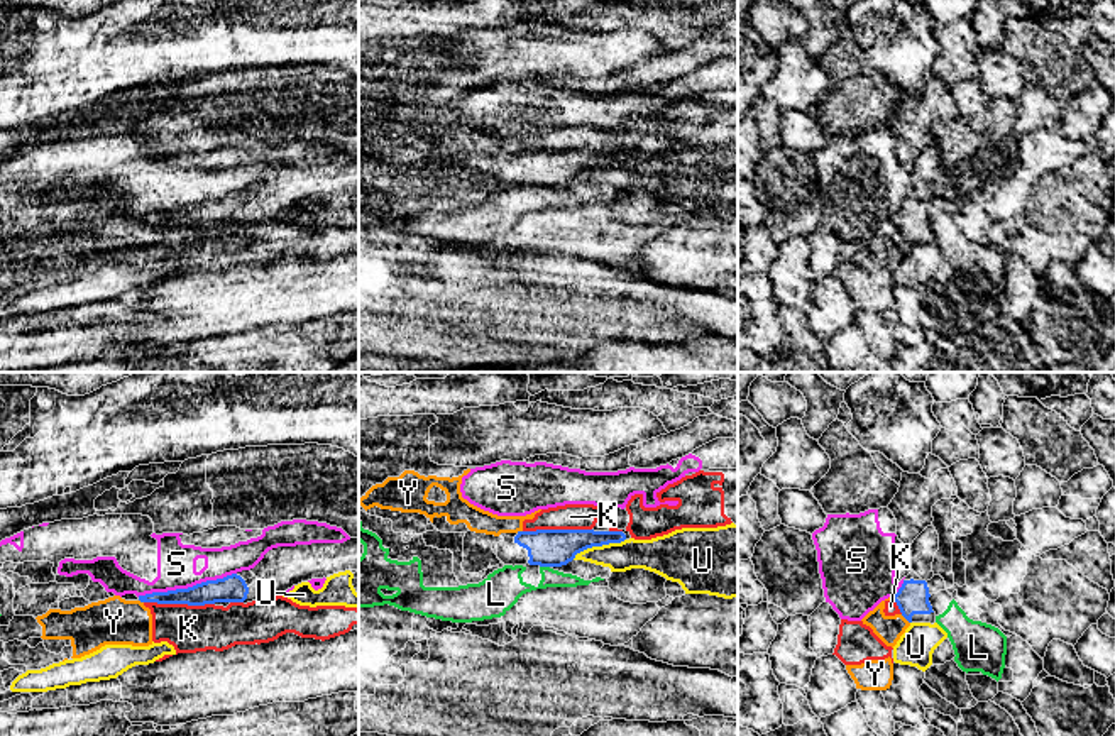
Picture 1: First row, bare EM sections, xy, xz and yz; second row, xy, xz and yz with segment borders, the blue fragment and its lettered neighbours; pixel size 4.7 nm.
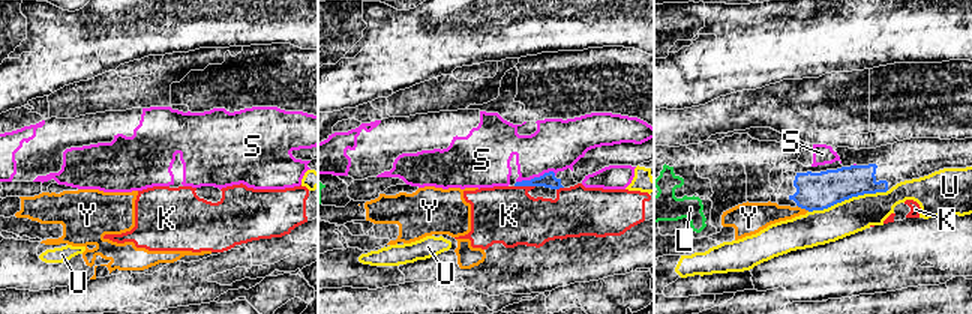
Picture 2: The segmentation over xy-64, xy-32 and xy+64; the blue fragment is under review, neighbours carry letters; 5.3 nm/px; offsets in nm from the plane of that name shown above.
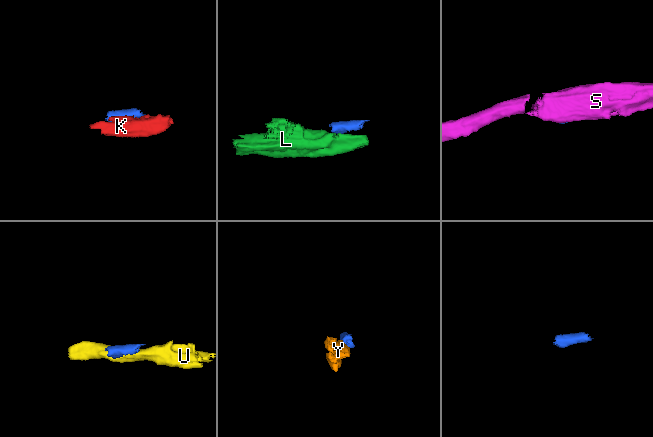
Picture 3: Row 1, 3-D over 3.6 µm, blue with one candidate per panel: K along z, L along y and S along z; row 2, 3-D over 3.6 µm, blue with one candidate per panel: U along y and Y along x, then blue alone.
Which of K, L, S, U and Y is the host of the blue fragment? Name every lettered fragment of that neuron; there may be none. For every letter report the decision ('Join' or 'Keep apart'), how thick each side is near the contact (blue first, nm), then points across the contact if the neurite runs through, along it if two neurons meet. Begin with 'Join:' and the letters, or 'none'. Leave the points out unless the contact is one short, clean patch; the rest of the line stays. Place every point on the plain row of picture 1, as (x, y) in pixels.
Join: none
K: Keep apart. Thickness 130 nm (blue) against 220 nm
L: Keep apart. Thickness 180 nm (blue) against 180 nm. Boundary: xz (540, 186), (549, 188)
S: Keep apart. Thickness 130 nm (blue) against 190 nm
U: Keep apart. Thickness 180 nm (blue) against 140 nm. Boundary: xz (625, 159), (615, 164), (587, 168), (572, 180)
Y: Keep apart. Thickness 160 nm (blue) against 130 nm. Boundary: yz (900, 236), (909, 244)

